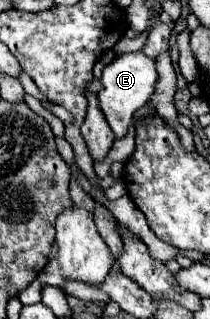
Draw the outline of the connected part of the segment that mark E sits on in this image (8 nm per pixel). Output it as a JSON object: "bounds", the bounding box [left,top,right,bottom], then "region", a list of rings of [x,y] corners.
{"bounds":[98,52,158,138],"region":[[[142,52],[122,54],[116,60],[112,60],[112,64],[108,64],[104,68],[102,90],[98,92],[98,106],[100,106],[108,126],[116,134],[116,138],[126,136],[134,112],[150,102],[150,96],[152,96],[152,92],[156,88],[156,80],[158,80],[156,62],[152,58],[146,58]]]}

